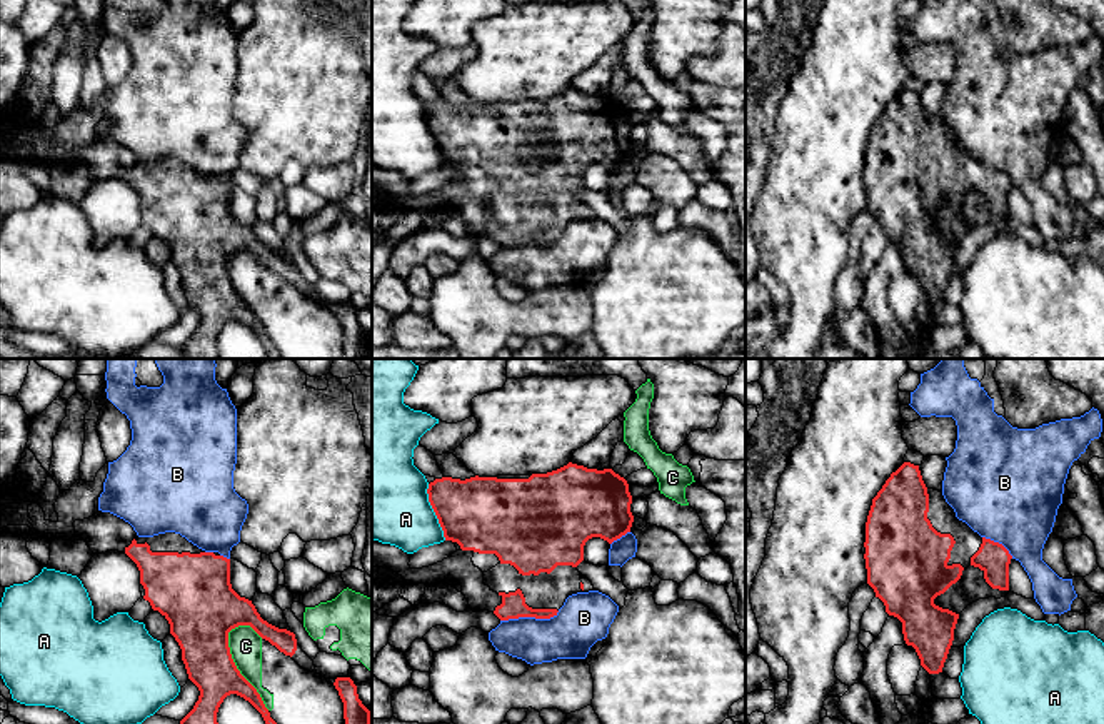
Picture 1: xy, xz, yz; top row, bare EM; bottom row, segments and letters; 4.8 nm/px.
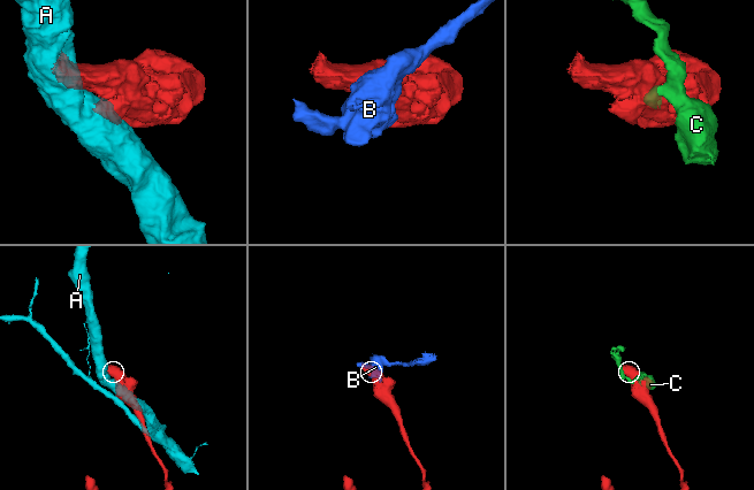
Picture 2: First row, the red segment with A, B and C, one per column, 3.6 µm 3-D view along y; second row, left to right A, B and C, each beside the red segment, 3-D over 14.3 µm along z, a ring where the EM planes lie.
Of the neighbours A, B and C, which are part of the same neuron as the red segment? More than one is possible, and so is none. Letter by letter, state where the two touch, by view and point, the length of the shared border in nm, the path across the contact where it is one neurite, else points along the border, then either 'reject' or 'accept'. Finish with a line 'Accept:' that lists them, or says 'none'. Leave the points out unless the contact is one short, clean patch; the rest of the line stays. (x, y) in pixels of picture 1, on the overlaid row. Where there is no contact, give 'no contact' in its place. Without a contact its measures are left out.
A: meets red in xz at (434, 511); contact 280 nm long; reject
B: meets red in xz at (529, 616); contact 300 nm long; reject
C: meets red in xy at (235, 666); contact 440 nm long; reject
Accept: none

